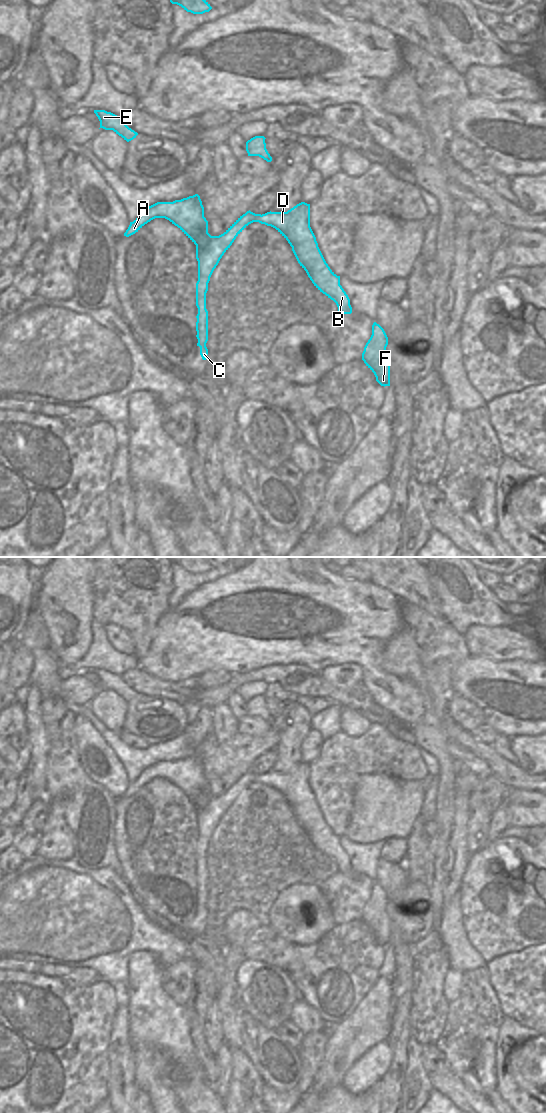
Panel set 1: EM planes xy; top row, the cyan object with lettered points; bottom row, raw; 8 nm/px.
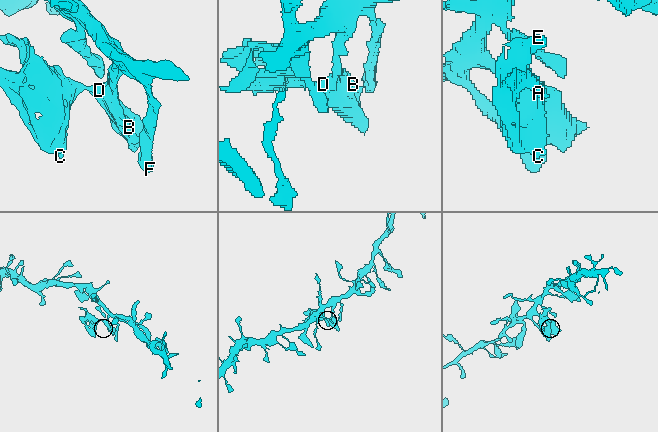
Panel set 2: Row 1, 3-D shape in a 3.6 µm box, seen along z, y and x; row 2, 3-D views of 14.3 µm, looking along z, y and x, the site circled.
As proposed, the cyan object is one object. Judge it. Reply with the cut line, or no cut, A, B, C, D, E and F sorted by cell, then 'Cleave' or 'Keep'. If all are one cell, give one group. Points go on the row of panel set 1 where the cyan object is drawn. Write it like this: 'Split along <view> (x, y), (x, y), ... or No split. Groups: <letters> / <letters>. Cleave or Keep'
Split along xy (260, 214), (256, 217), (255, 221). Groups: A C E / B D F. Cleave.

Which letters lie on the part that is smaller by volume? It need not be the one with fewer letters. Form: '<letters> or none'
A, C, E

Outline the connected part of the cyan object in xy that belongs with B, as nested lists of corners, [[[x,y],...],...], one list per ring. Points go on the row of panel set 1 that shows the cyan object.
[[[301,202],[287,212],[267,212],[256,222],[275,228],[290,244],[292,251],[314,286],[333,300],[338,312],[351,314],[350,299],[337,276],[326,263],[310,227],[310,204]]]

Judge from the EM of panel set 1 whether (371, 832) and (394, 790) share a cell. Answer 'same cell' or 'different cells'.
same cell

